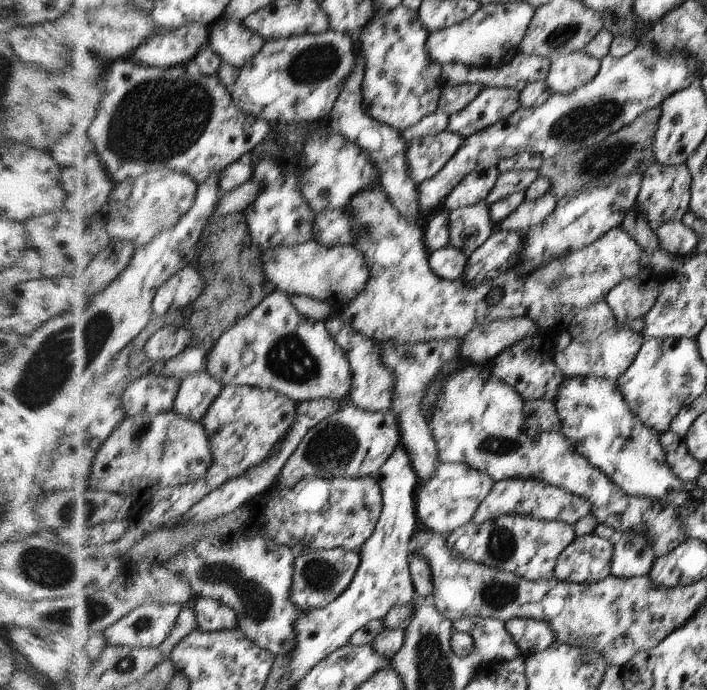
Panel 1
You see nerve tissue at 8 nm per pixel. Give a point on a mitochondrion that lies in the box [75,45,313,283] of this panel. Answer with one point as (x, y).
(154, 120)

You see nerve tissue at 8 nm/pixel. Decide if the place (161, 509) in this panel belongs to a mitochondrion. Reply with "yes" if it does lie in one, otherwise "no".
no

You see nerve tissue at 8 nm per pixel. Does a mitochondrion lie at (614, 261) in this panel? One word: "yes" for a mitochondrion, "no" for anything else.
no

